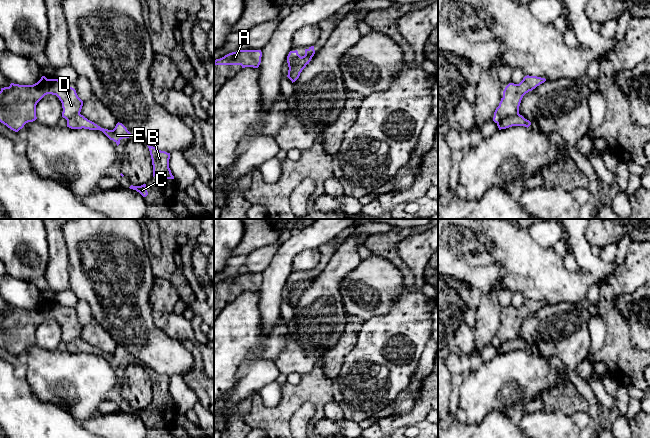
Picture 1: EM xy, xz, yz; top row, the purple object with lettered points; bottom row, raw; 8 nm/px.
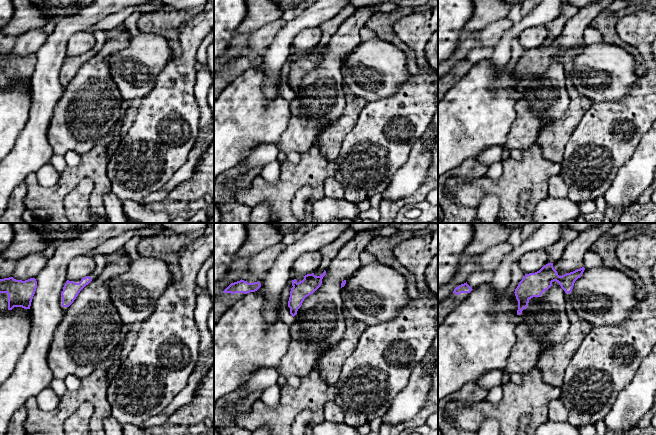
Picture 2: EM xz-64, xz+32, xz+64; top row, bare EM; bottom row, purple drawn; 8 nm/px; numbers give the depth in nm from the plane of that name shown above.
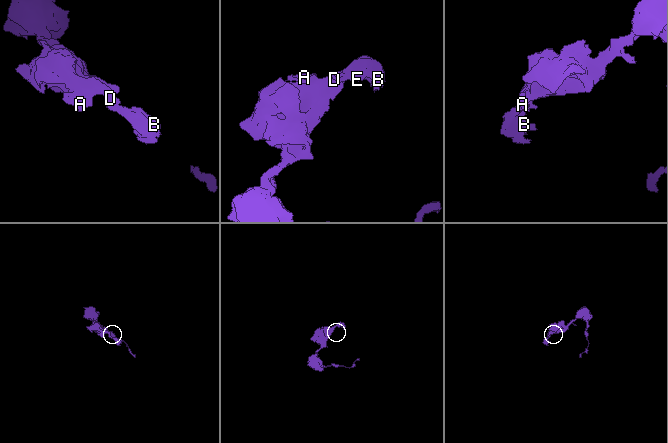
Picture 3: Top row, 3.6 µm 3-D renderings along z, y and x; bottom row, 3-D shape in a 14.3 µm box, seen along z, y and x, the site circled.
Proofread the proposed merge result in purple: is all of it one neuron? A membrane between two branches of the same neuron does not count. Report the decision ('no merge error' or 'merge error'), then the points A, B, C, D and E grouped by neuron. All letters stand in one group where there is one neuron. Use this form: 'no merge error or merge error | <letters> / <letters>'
merge error | A D / B C E

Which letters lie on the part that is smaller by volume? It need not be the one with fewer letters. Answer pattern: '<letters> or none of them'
B, C, E

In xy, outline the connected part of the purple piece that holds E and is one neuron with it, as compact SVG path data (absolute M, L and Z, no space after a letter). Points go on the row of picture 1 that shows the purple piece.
M81 114L74 115L67 119L67 127L71 129L89 129L89 130L100 130L102 131L110 140L113 140L117 146L120 144L120 140L123 138L131 137L131 133L122 123L117 123L113 130L108 130L101 128L94 122L88 120Z

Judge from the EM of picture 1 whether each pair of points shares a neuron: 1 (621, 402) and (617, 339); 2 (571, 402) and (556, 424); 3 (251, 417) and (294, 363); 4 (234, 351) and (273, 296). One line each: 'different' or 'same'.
1: different
2: different
3: different
4: different

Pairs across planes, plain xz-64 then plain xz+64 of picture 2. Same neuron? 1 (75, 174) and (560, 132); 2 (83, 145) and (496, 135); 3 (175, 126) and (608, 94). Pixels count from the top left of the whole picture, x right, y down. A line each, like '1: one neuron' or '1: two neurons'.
1: two neurons
2: two neurons
3: two neurons

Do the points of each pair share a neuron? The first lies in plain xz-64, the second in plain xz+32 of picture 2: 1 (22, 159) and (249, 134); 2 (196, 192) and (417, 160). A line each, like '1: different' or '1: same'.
1: different
2: different

